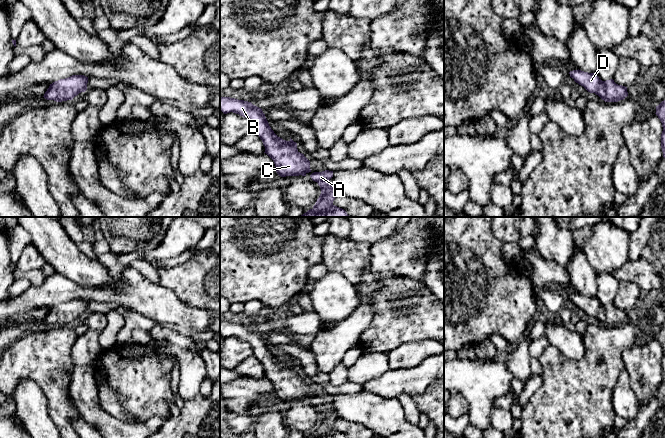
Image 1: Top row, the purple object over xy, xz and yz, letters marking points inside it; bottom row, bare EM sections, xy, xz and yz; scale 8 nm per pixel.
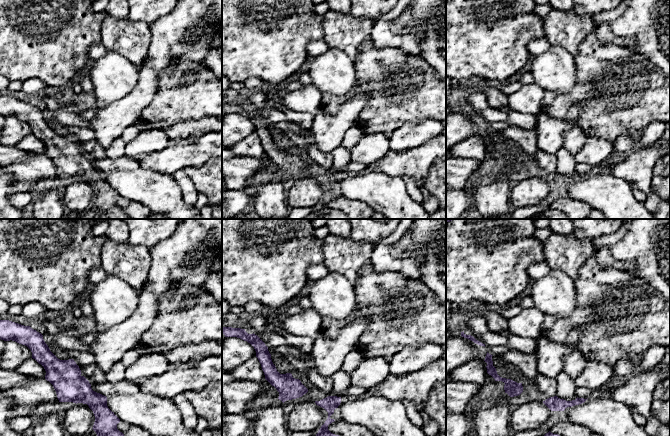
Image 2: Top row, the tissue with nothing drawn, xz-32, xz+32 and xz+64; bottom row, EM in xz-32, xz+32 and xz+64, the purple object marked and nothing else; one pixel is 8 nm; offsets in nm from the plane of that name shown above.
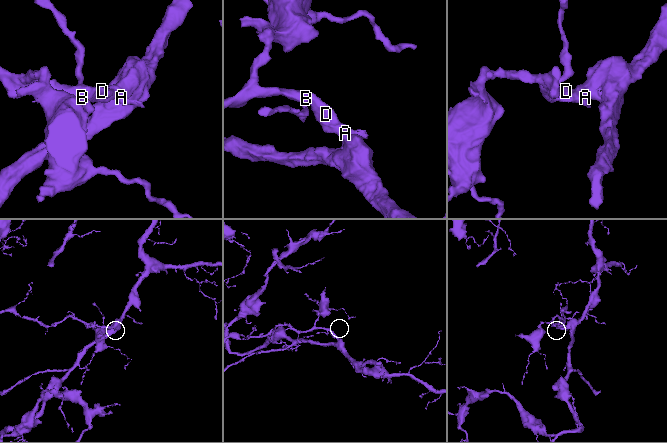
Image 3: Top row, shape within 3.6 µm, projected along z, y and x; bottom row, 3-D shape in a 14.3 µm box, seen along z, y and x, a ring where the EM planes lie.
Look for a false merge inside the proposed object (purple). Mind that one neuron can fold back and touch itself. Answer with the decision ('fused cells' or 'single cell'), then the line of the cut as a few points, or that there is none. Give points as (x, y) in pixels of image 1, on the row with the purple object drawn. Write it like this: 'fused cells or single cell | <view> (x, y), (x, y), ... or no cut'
single cell | no cut

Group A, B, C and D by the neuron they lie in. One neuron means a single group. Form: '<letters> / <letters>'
A B C D

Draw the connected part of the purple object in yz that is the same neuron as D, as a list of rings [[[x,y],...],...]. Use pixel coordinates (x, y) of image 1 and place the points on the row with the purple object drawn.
[[[581,70],[569,72],[576,83],[583,86],[588,92],[595,93],[605,102],[618,102],[628,96],[627,87],[618,85],[613,79],[602,81],[596,73]]]

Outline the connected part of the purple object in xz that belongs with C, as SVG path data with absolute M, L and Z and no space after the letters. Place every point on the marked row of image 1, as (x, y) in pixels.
M220 97L220 111L224 114L233 112L249 119L254 132L260 137L265 152L273 161L276 172L281 177L306 176L311 172L310 161L297 149L297 143L278 137L269 126L262 109L251 102L230 97Z

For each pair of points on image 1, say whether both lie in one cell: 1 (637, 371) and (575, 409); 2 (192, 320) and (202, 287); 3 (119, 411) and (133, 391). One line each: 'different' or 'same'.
1: different
2: different
3: different

